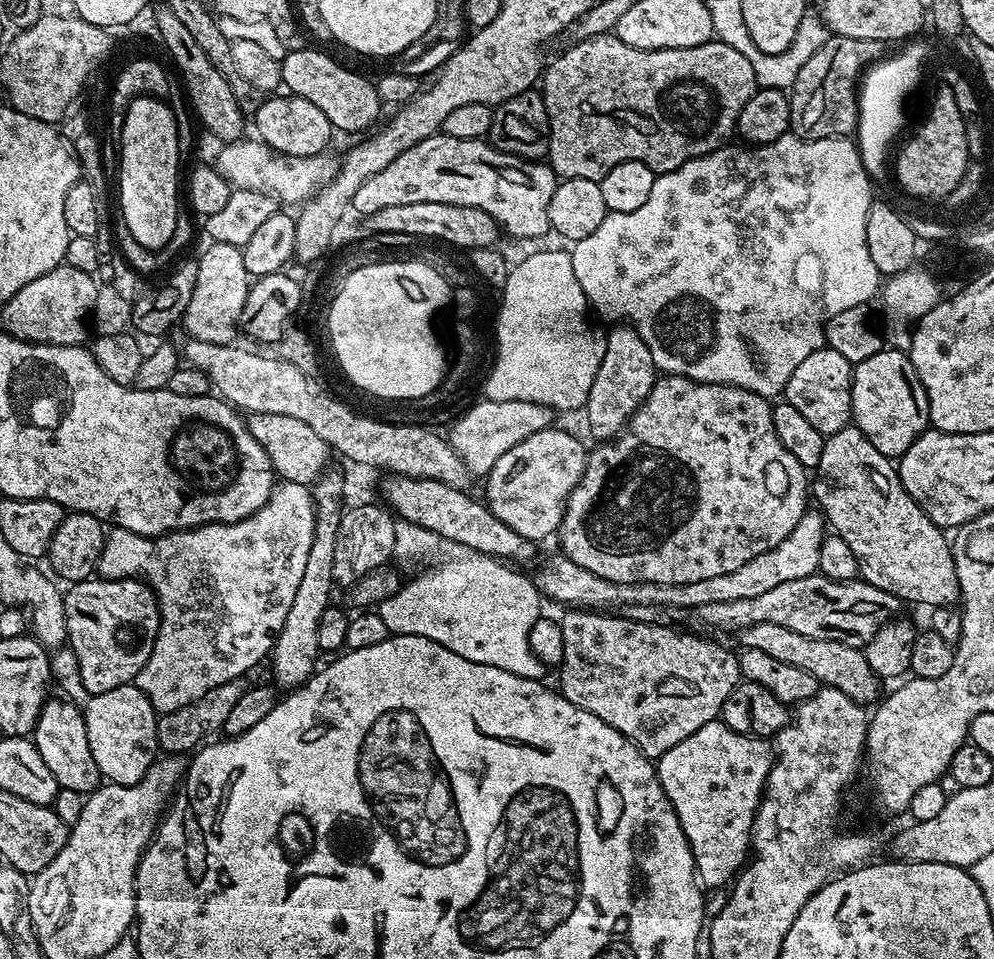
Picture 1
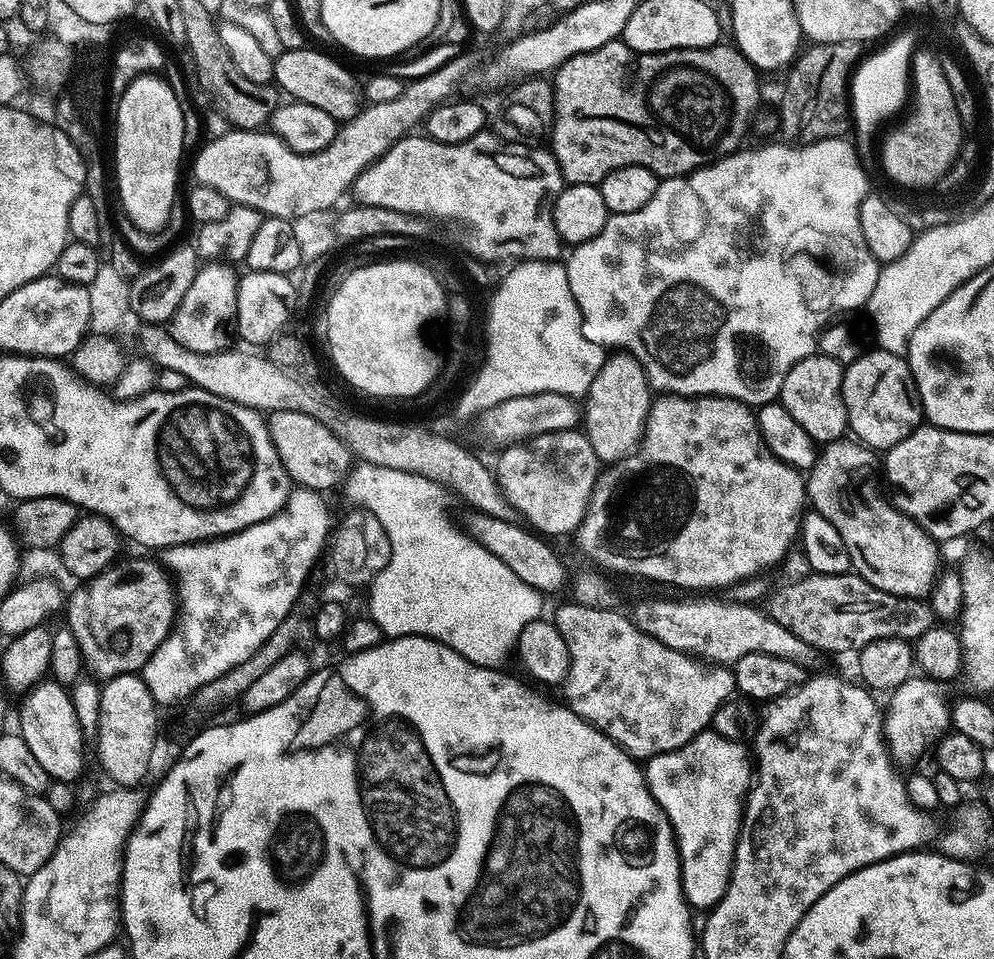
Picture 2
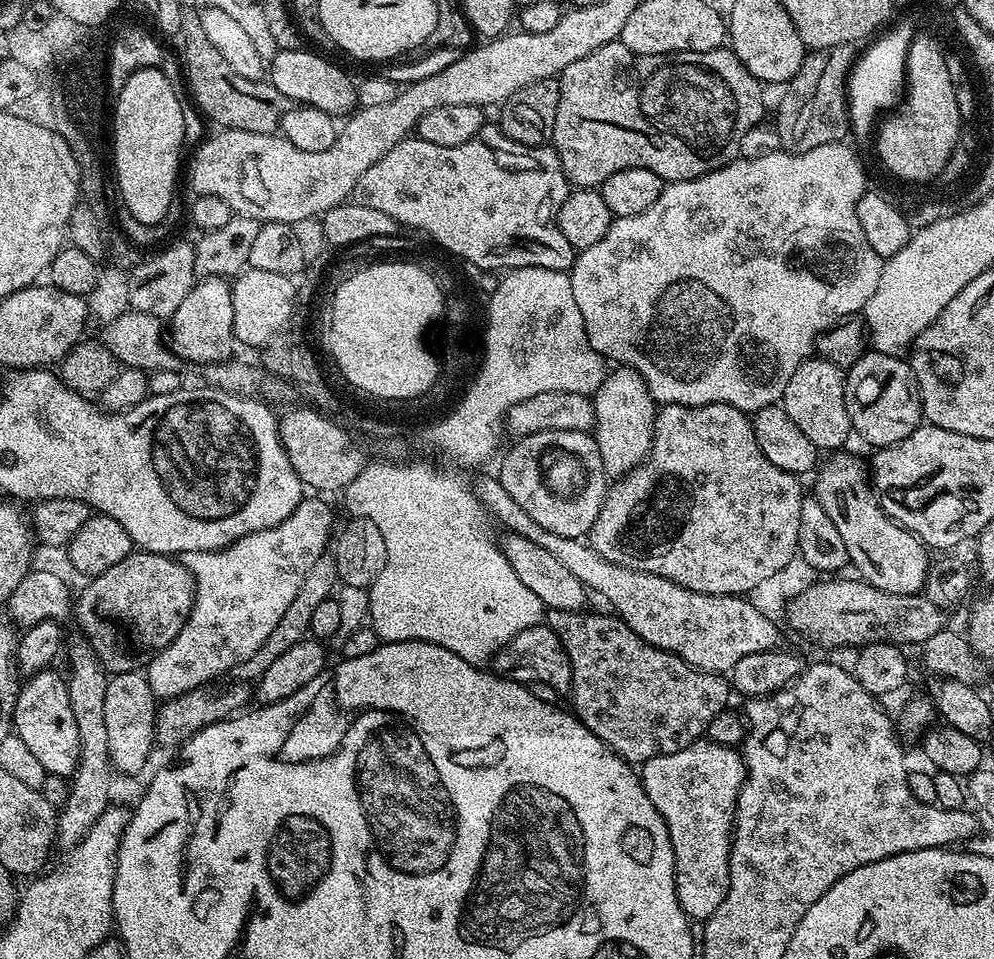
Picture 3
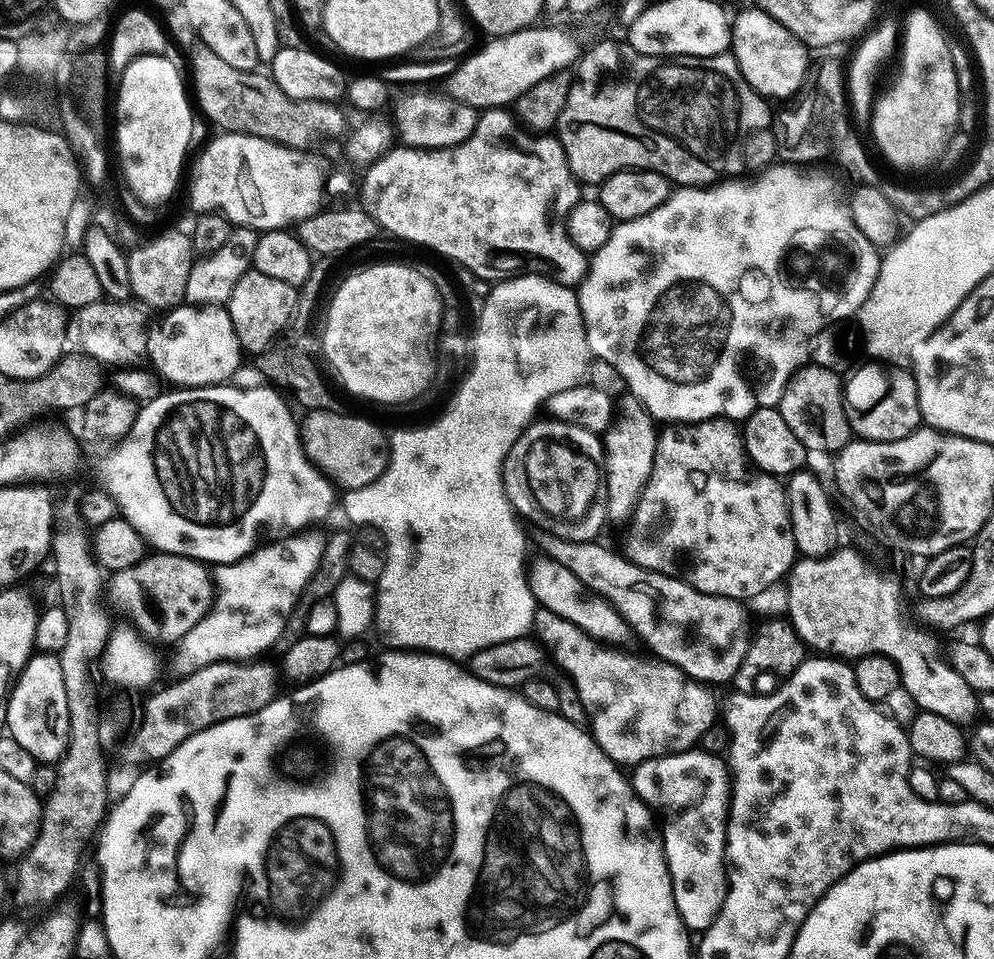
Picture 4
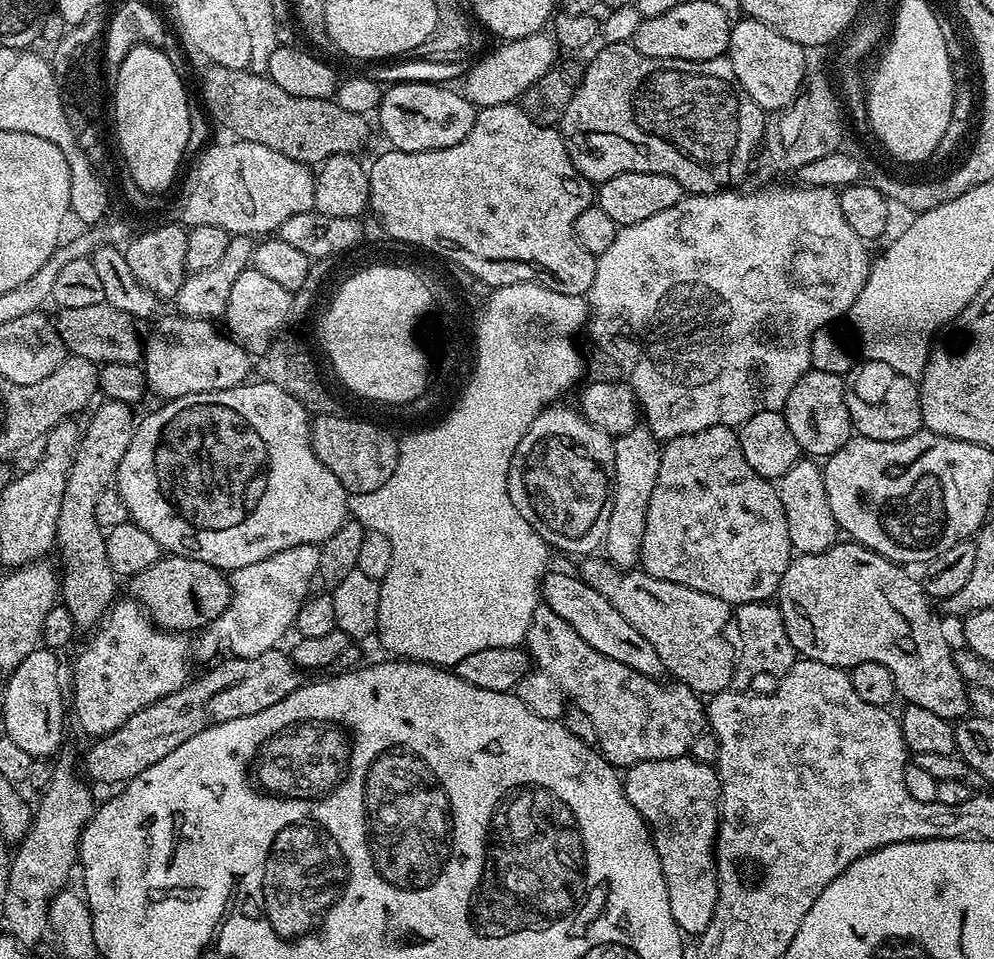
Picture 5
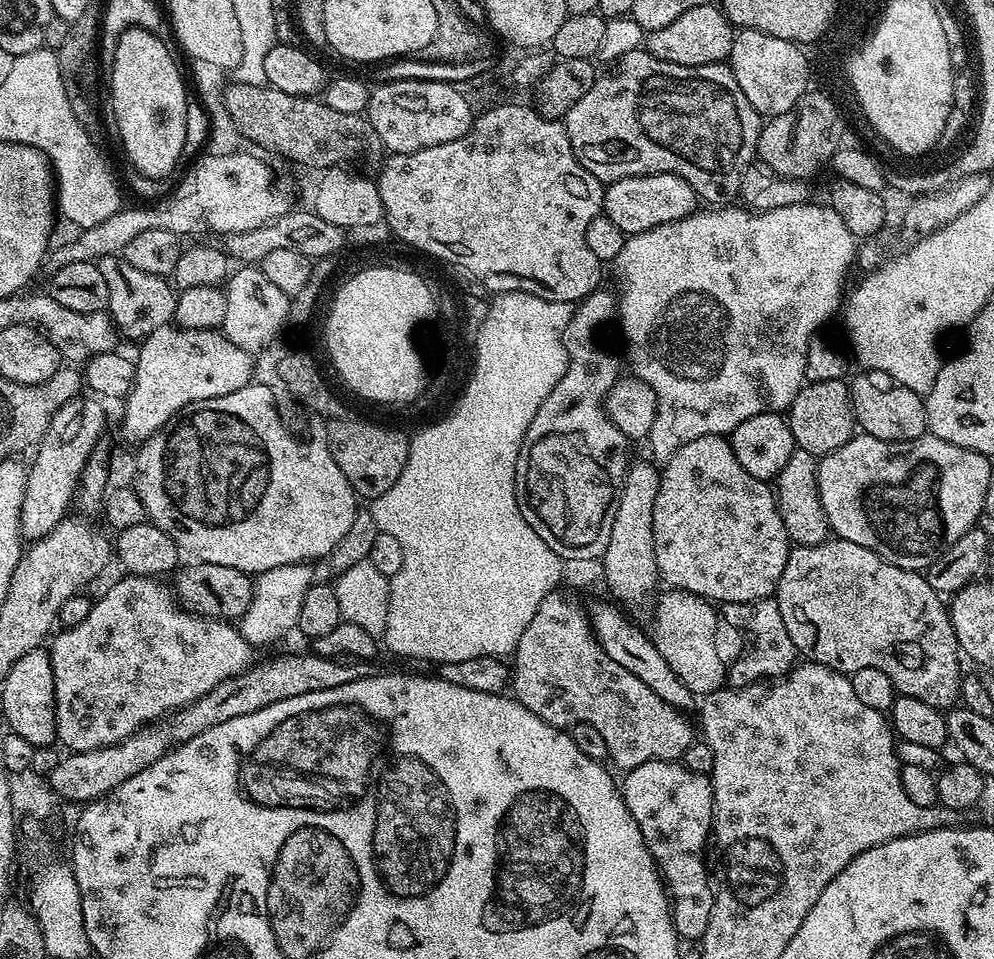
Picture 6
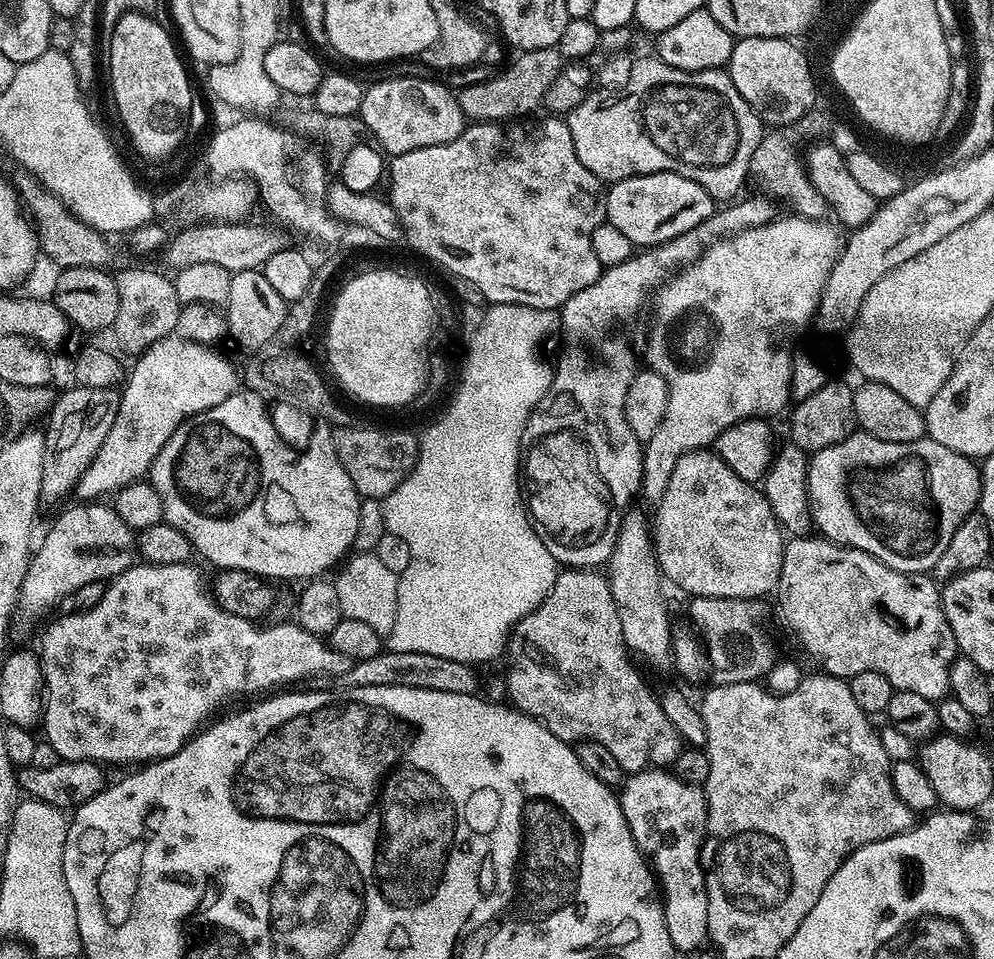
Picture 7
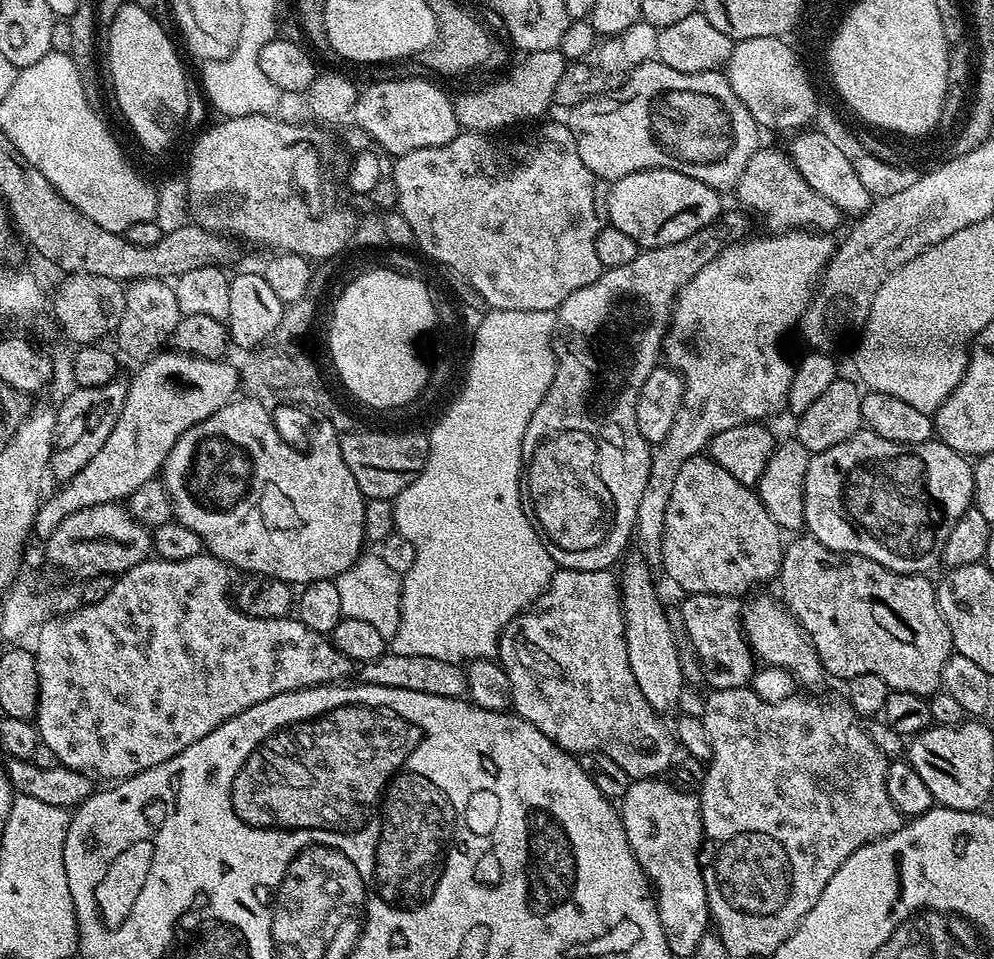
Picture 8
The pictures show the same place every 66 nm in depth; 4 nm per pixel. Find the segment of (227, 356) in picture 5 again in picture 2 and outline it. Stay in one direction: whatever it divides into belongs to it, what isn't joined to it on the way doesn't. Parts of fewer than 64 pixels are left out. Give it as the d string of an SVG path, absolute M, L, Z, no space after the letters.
M208 262L196 272L186 298L178 306L170 321L170 331L182 346L200 353L222 352L234 340L234 321L238 302L238 272L227 263Z

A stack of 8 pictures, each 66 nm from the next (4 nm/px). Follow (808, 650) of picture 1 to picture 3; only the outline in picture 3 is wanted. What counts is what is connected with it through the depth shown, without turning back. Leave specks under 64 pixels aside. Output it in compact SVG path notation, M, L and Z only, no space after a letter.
M532 532L532 539L553 558L558 558L578 582L612 603L611 611L634 630L647 644L666 650L686 661L691 668L717 674L731 673L732 667L746 654L779 649L781 625L769 620L750 601L716 600L696 596L673 580L649 572L635 572L602 558L591 543L562 534Z

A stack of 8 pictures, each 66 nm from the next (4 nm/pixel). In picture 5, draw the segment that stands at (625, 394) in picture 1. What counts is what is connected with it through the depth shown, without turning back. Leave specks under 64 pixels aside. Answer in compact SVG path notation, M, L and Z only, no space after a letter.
M646 426L629 428L621 436L615 437L612 446L610 507L607 509L609 528L606 530L602 552L608 563L616 565L621 570L635 569L640 558L648 499L654 490L660 469L660 450L661 445L656 435Z

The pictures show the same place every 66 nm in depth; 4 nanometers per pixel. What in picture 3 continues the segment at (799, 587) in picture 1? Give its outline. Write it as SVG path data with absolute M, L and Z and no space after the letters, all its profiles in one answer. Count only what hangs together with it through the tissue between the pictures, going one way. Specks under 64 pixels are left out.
M820 578L788 604L786 623L796 632L809 636L816 644L824 648L852 648L859 649L861 646L873 642L895 642L900 646L923 645L928 638L946 628L944 616L945 609L934 606L923 595L896 595L876 589L874 585L864 582L860 578L854 580L836 580L840 578Z

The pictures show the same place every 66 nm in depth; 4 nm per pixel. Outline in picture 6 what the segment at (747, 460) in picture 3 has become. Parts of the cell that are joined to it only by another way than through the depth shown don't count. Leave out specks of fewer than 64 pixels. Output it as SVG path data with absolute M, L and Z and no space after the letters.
M727 435L703 436L681 444L678 451L663 461L660 489L654 502L652 534L656 539L656 570L665 585L681 592L719 602L754 602L775 593L786 566L790 541L776 504L775 491L765 481L746 474L734 458Z

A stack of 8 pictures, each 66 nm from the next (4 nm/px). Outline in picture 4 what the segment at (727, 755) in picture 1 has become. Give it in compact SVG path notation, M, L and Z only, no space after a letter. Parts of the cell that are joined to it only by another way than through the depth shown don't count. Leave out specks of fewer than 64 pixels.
M689 750L673 756L663 756L657 760L647 760L635 765L633 772L636 773L631 773L630 779L636 795L649 808L655 810L662 821L664 857L670 870L674 906L678 906L678 914L689 933L702 934L722 910L722 902L728 893L724 847L728 837L728 806L732 794L730 769L721 757L712 752Z

